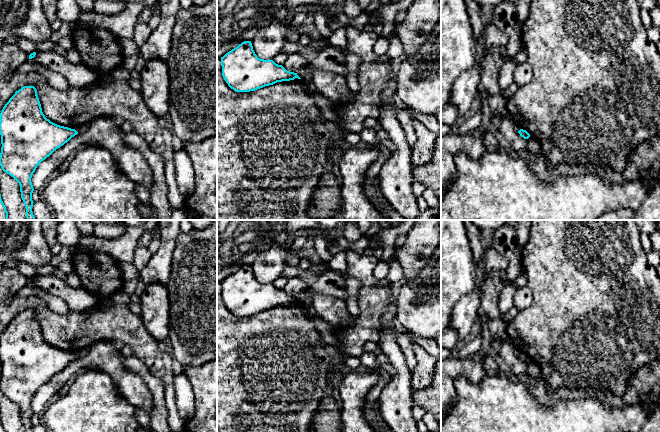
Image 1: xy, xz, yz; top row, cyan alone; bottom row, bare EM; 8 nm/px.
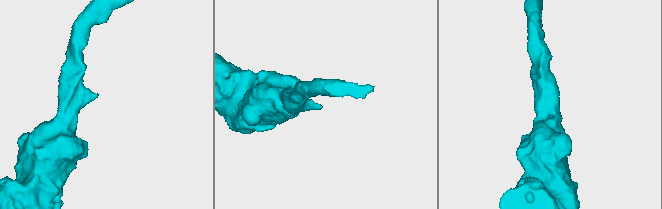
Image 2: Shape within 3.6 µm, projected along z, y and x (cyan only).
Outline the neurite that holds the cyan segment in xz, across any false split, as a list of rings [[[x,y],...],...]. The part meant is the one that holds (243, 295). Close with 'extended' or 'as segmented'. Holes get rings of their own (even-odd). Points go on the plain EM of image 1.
[[[244,265],[221,281],[222,300],[236,316],[250,316],[277,306],[301,303],[273,284],[257,281],[251,265]]]; as segmented

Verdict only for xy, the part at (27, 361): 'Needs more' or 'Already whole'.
Already whole

